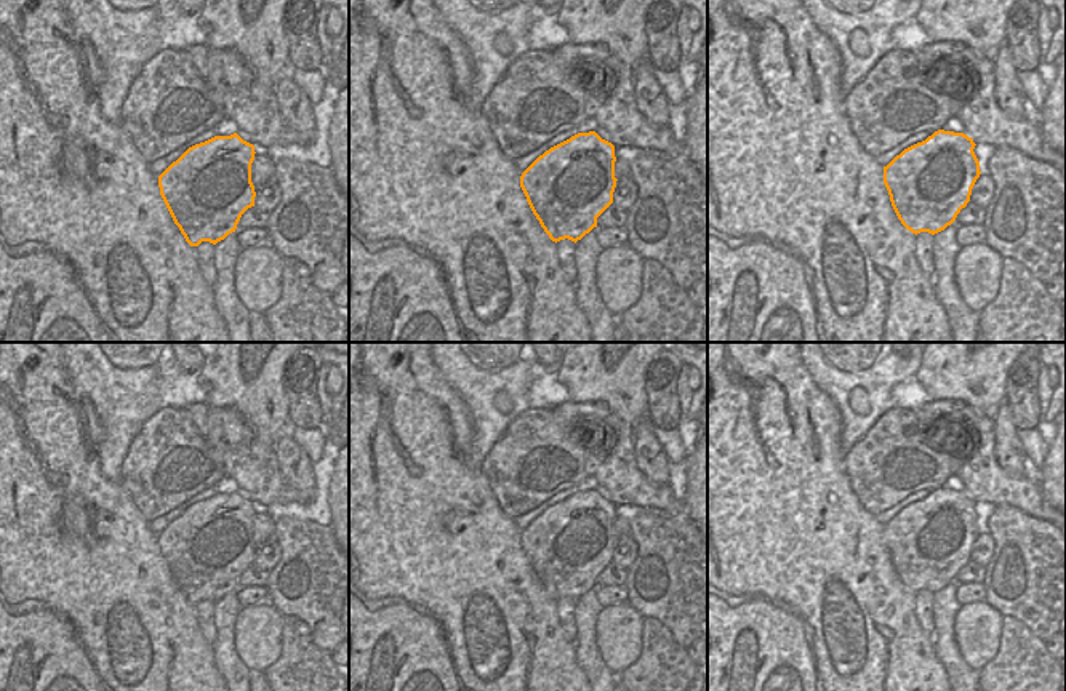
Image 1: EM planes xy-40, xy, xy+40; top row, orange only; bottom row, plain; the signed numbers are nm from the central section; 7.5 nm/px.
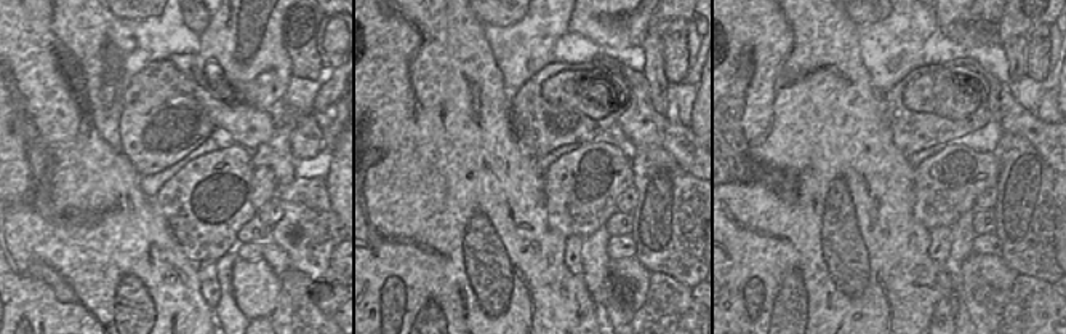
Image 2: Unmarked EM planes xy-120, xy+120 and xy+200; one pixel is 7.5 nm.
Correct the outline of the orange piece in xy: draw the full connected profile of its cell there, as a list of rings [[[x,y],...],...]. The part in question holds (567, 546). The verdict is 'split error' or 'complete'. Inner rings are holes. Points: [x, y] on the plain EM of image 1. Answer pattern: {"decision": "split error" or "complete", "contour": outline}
{"decision": "complete", "contour": [[[595,489],[578,491],[539,513],[520,534],[527,560],[552,600],[578,600],[594,585],[597,576],[613,561],[616,545],[615,504]]]}

